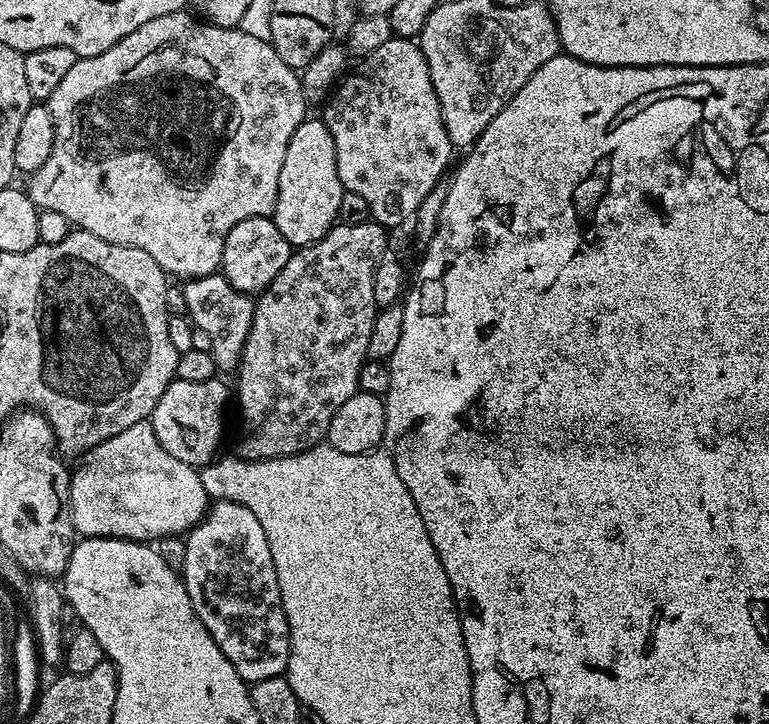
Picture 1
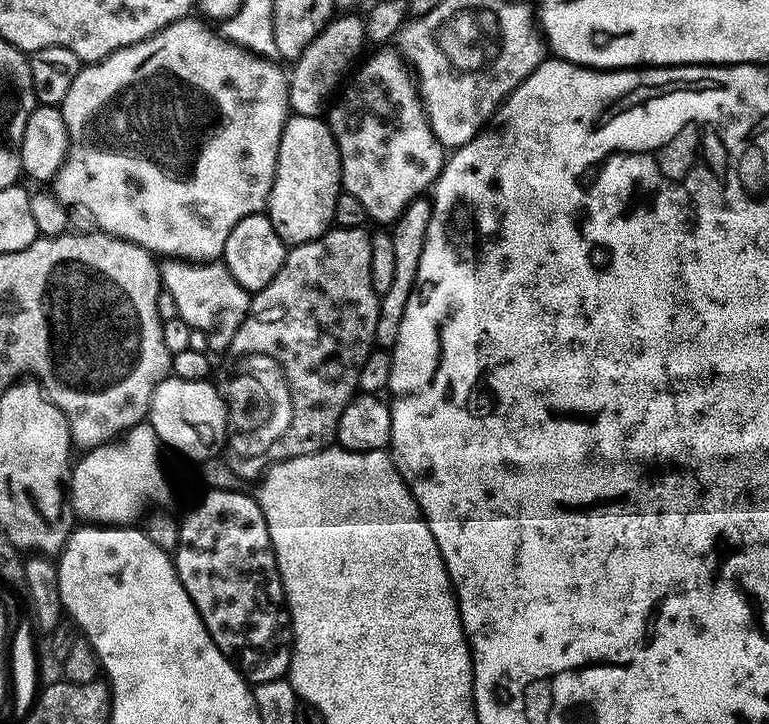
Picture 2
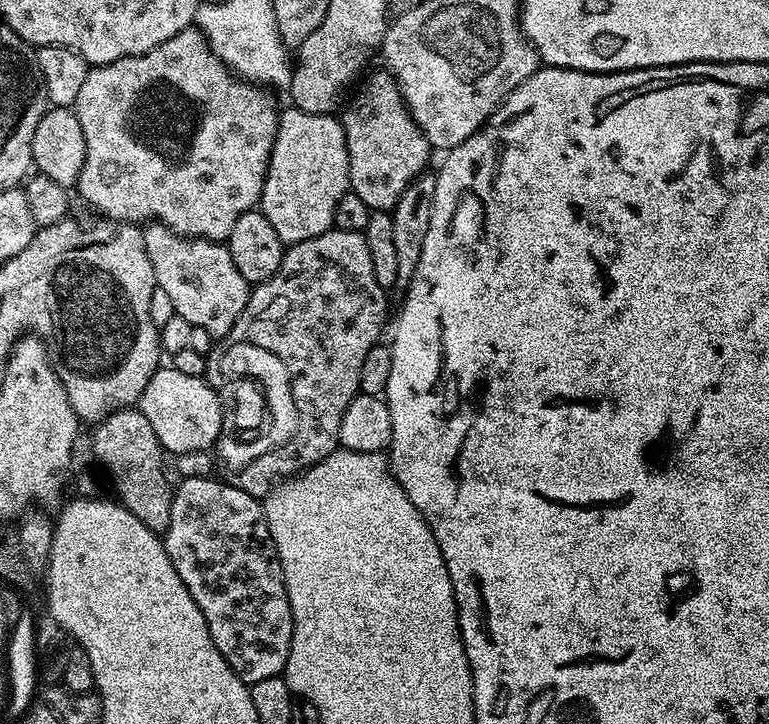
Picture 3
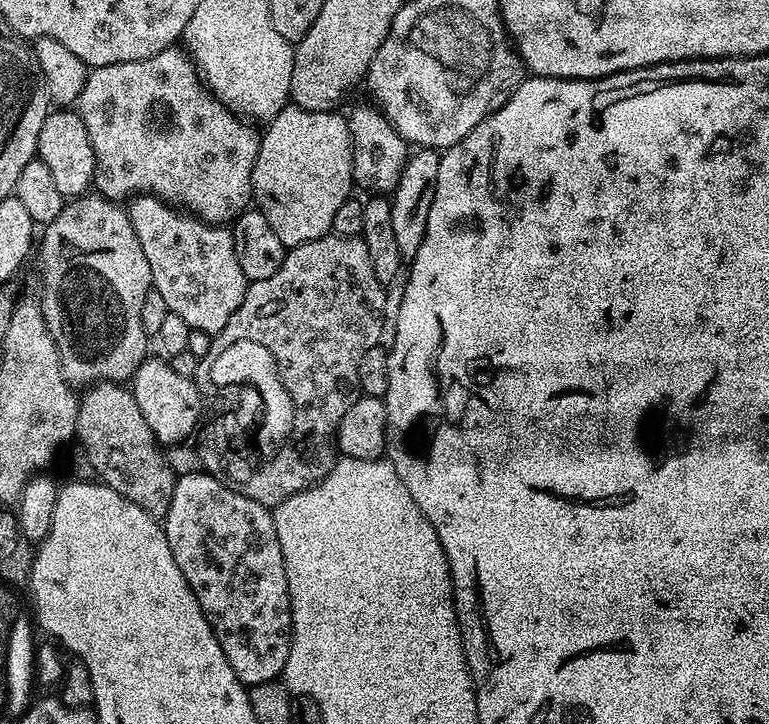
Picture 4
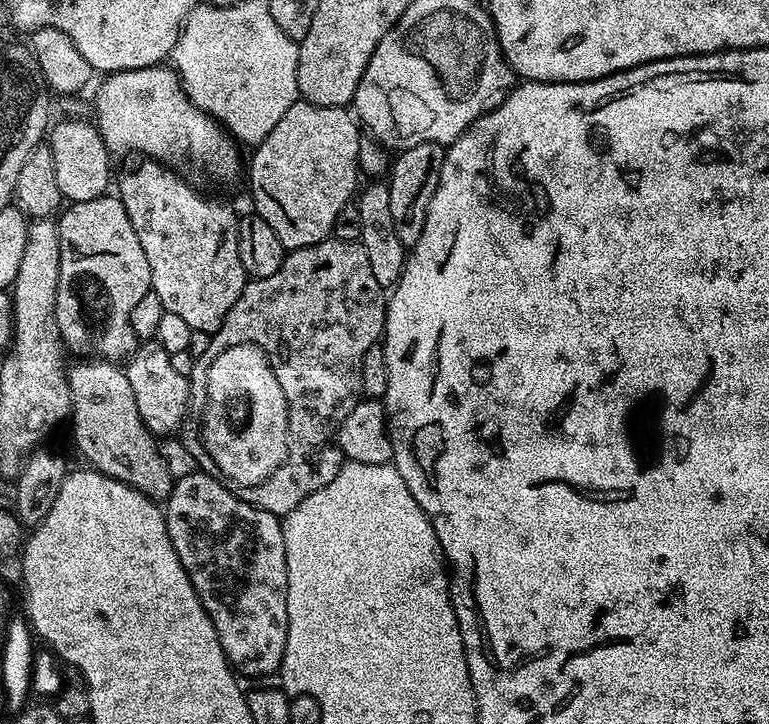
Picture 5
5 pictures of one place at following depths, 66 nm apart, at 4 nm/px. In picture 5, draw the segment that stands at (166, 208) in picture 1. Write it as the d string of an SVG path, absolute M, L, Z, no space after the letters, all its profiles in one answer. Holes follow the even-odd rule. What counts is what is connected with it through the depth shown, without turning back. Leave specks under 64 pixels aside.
M155 64L149 68L114 72L103 77L96 92L96 129L102 134L113 157L127 152L144 152L145 157L169 166L188 159L201 164L216 180L232 180L241 175L241 145L225 132L223 124L208 112L196 108L180 85L175 68Z

